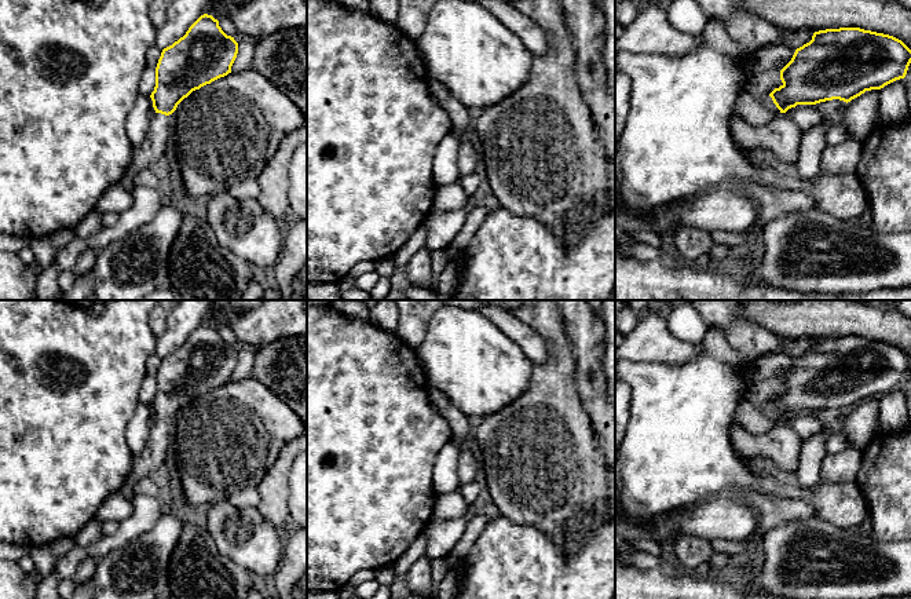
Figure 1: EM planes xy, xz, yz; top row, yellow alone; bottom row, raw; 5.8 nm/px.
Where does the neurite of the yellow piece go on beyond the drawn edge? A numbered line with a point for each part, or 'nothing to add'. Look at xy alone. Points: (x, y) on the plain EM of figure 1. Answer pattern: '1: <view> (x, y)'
1: xy (150, 463)

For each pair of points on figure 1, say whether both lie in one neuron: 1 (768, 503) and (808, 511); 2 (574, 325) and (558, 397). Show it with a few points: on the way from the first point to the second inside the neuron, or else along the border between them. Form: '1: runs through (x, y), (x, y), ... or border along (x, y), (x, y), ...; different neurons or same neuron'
1: runs through (778, 510), (798, 510); same neuron
2: border along (560, 314), (564, 332), (571, 344), (575, 372); different neurons

